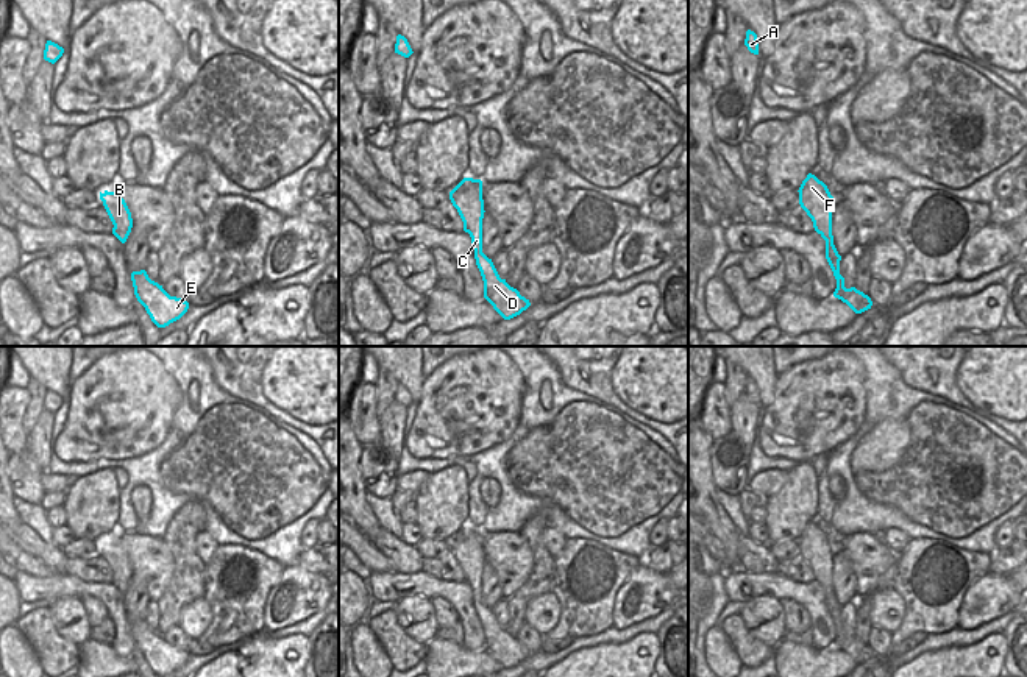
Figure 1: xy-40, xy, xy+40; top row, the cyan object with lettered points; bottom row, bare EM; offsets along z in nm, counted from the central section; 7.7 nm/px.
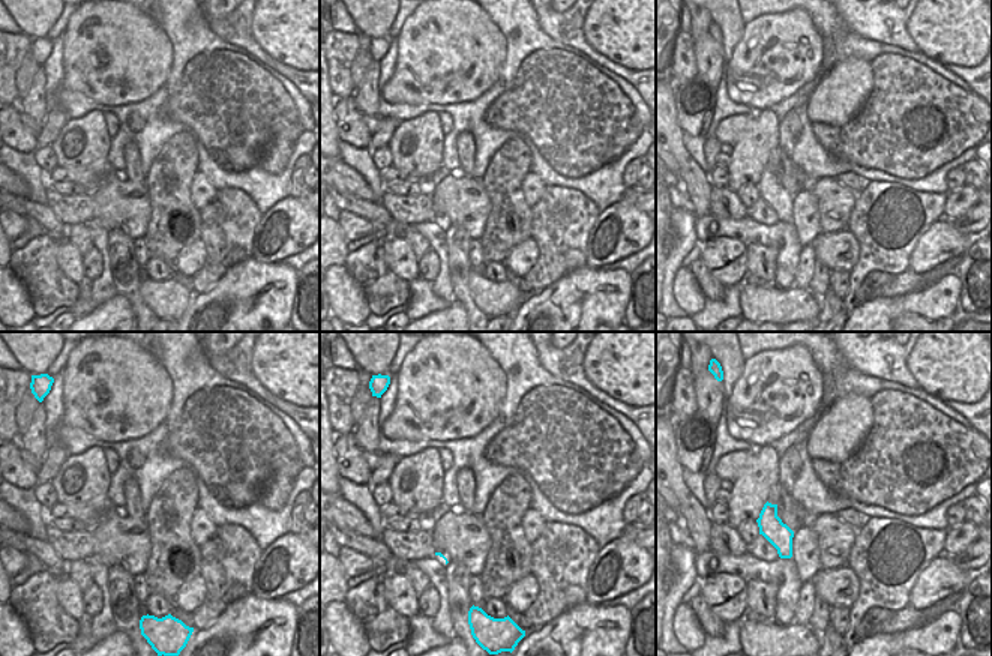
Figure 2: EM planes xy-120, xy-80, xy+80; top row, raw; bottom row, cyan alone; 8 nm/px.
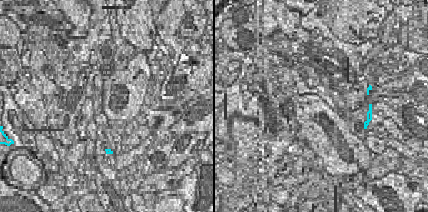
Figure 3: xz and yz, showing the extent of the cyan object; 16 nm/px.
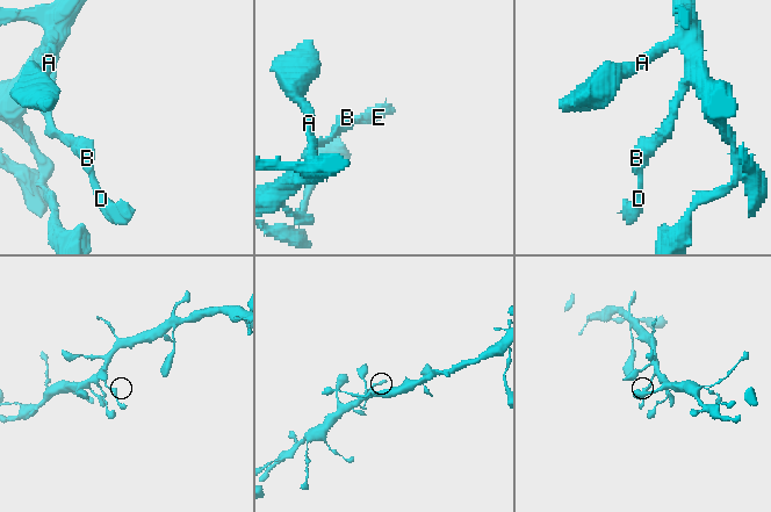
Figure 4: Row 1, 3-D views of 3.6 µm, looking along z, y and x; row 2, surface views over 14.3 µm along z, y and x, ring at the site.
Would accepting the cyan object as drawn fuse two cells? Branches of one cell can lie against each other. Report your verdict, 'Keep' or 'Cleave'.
Keep

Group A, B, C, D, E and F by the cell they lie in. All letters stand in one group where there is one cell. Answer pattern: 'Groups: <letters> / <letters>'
Groups: A B C D E F

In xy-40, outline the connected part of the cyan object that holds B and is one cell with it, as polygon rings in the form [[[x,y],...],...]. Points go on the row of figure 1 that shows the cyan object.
[[[100,192],[100,200],[103,201],[103,206],[114,225],[112,234],[125,243],[131,228],[133,228],[133,218],[131,212],[125,203],[125,200],[120,197],[119,192]]]

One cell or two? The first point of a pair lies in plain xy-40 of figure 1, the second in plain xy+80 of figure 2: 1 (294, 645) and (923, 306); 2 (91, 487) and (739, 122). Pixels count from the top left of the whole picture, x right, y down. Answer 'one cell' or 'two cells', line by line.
1: one cell
2: two cells

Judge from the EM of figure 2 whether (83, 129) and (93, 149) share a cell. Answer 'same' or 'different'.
same

